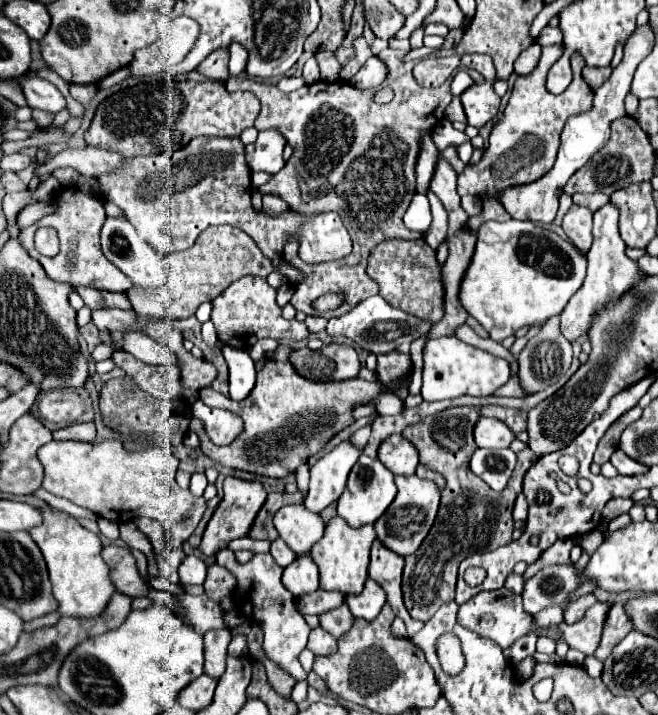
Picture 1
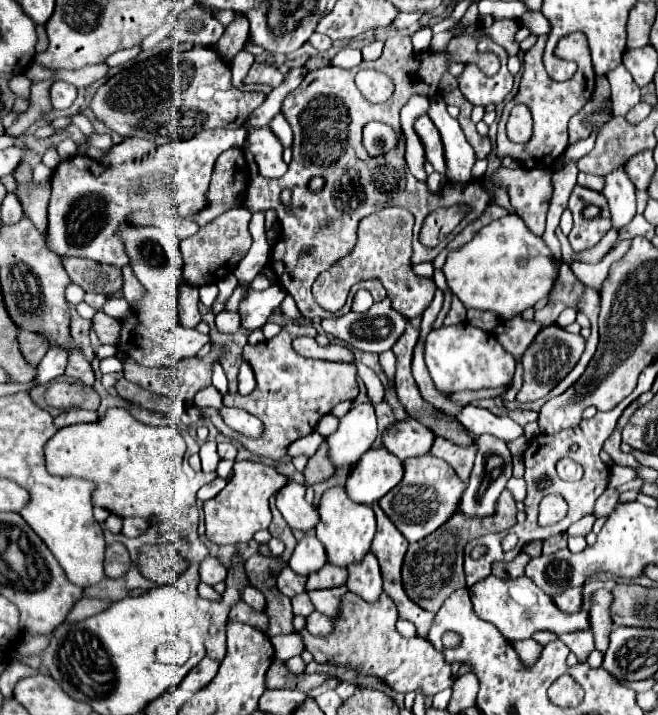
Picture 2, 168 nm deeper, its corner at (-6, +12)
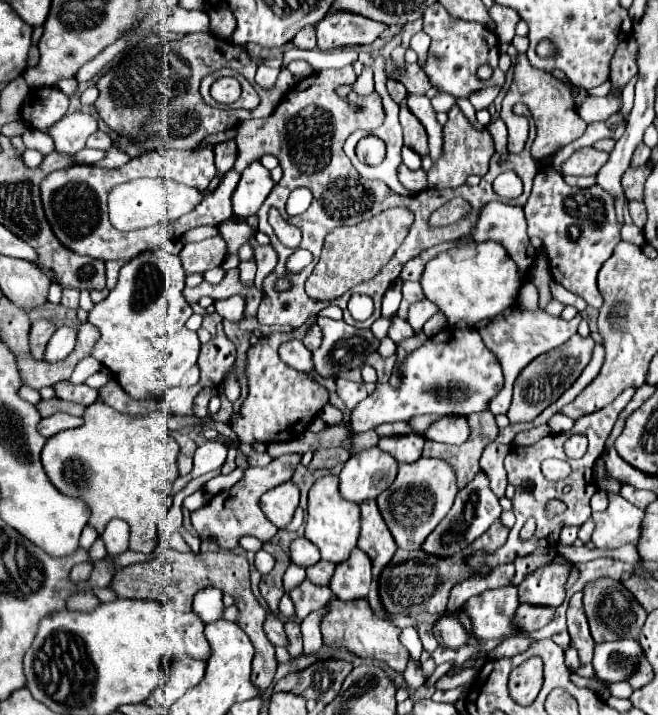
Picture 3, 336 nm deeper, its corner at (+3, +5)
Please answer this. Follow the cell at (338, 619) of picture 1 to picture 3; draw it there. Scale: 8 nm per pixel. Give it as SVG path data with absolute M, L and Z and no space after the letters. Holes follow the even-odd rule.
M300 583L296 589L292 589L290 599L294 601L296 607L296 617L302 621L304 617L308 617L310 613L322 609L330 599L332 599L332 591L330 587L312 587L310 583Z

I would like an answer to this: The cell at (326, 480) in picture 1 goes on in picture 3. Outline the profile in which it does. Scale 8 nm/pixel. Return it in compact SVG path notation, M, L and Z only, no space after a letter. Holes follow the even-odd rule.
M444 329L438 335L430 337L418 351L412 351L406 361L400 367L402 371L402 383L398 387L392 385L376 385L374 393L368 395L350 415L350 429L354 433L364 433L374 429L380 423L392 423L392 421L408 421L414 415L422 413L436 413L436 415L470 415L478 411L486 411L488 403L496 397L500 391L504 377L502 369L498 365L498 359L494 353L482 343L482 337L476 329Z

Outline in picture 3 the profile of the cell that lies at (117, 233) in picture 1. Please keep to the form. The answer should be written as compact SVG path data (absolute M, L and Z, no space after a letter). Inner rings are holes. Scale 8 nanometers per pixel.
M144 251L120 269L118 285L88 315L88 321L102 333L92 355L114 373L114 379L134 399L146 399L152 393L162 395L180 385L186 371L198 361L200 341L196 333L184 327L192 307L186 303L182 289L180 257L168 255L168 259L162 259Z

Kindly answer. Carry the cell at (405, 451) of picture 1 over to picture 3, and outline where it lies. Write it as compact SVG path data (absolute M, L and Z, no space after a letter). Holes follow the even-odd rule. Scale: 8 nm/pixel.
M410 433L410 435L392 435L392 437L382 437L378 441L378 447L386 453L390 453L398 463L414 463L422 455L424 447L424 437Z

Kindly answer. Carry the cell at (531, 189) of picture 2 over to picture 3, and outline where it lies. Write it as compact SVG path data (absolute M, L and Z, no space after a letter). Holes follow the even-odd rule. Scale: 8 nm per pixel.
M492 201L484 207L478 225L470 233L474 241L494 239L506 247L510 257L518 263L522 271L522 281L528 279L530 265L536 259L536 249L530 245L526 233L526 219L522 207Z

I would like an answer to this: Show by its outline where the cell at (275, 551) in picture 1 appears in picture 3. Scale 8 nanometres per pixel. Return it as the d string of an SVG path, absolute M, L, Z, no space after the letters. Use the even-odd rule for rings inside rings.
M258 551L254 565L256 565L256 569L264 575L264 573L268 573L268 571L274 567L274 557L272 557L270 553L266 553L266 551Z

